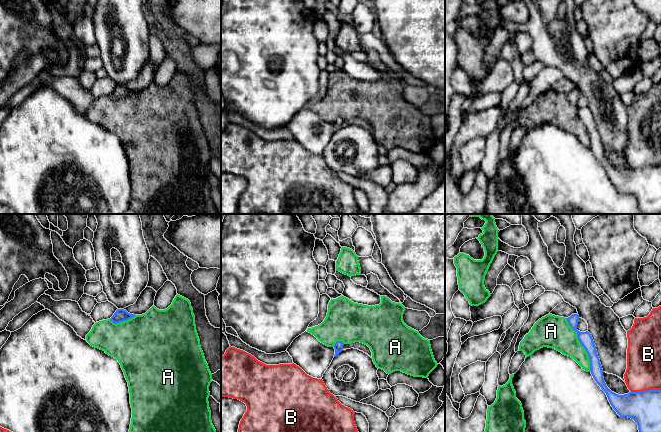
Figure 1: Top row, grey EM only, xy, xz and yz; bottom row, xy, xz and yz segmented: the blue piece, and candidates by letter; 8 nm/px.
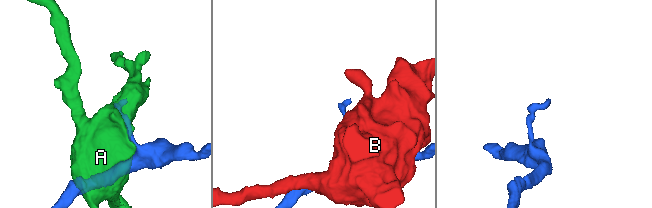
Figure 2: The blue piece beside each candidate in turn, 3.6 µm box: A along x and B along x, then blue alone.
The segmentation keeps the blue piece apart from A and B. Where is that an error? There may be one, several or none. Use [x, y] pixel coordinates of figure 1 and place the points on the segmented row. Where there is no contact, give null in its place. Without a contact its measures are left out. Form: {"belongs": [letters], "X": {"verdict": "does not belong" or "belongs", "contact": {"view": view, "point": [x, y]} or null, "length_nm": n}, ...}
{"belongs": [], "A": {"verdict": "does not belong", "contact": {"view": "yz", "point": [581, 344]}, "length_nm": 480}, "B": {"verdict": "does not belong", "contact": {"view": "yz", "point": [646, 390]}, "length_nm": 240}}

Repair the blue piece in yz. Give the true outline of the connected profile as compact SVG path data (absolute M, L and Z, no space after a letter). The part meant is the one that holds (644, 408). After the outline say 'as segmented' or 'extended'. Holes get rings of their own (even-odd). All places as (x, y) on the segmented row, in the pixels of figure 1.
M572 314L566 319L569 326L577 332L578 341L588 354L590 372L594 380L606 393L617 414L633 419L638 425L639 432L661 432L661 390L629 392L624 395L612 392L604 381L603 369L591 334L588 331L577 330L578 314Z; as segmented

